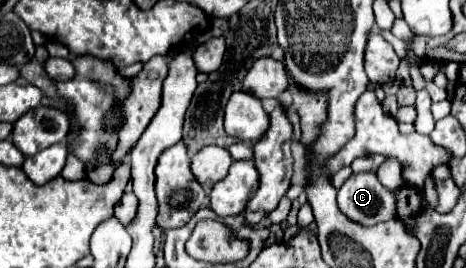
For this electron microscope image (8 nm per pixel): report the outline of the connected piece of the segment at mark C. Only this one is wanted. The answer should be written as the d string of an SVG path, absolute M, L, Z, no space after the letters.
M374 171L350 175L338 189L338 207L350 219L366 225L396 219L394 191L384 187Z

